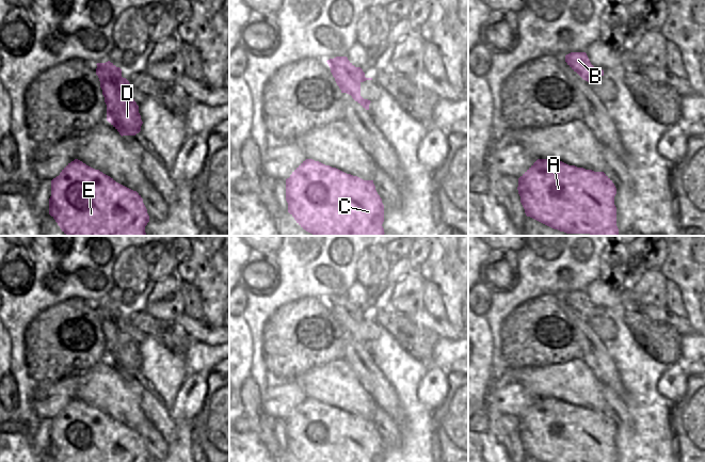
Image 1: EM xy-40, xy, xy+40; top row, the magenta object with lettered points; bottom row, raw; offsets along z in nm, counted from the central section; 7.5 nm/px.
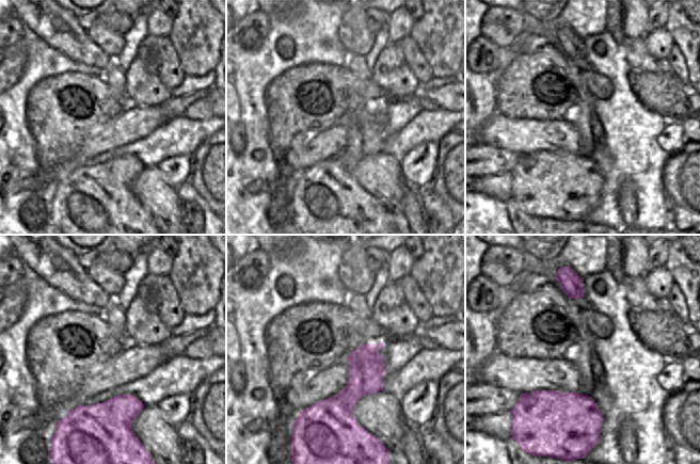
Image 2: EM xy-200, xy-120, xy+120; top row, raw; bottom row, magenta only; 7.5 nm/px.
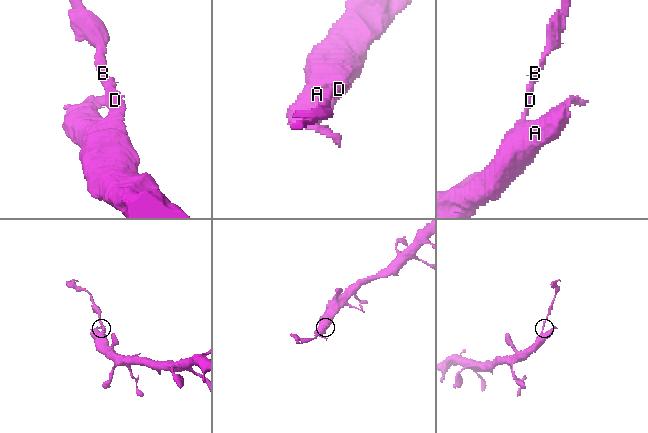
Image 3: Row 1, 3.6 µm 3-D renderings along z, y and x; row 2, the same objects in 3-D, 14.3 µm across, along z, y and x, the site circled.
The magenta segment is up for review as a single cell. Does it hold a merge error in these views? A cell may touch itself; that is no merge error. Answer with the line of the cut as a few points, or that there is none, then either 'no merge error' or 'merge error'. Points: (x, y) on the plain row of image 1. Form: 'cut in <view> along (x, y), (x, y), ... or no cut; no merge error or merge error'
cut in xy-40 along (98, 316), (103, 314), (126, 319); merge error

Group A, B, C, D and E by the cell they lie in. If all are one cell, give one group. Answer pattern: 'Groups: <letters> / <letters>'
Groups: A C D E / B.

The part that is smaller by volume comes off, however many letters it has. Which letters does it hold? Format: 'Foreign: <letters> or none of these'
Foreign: B.

